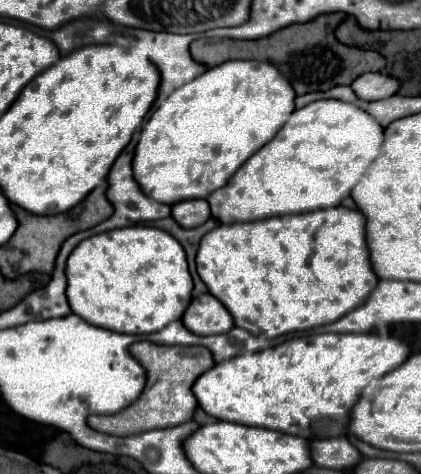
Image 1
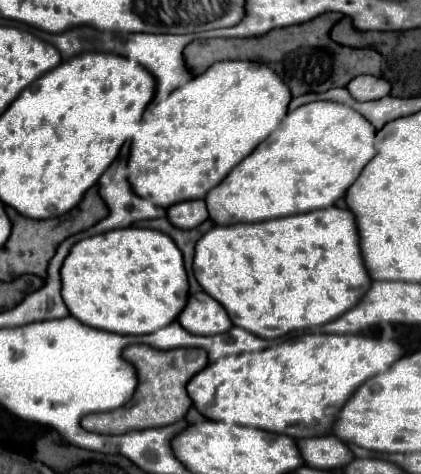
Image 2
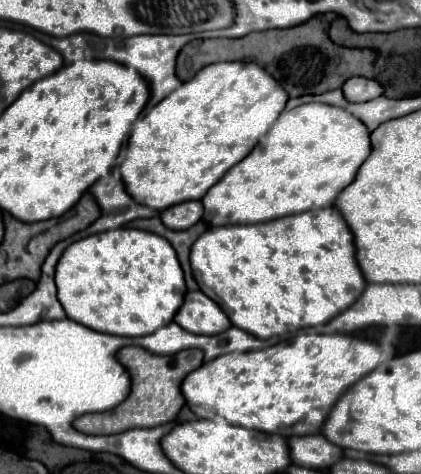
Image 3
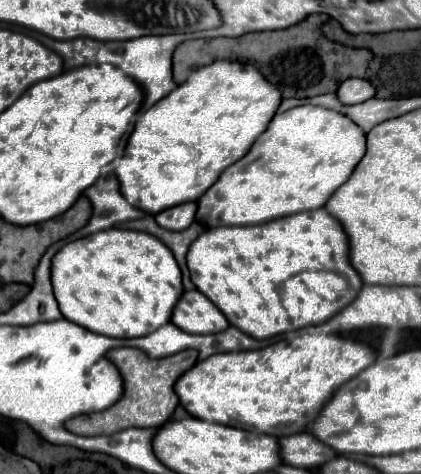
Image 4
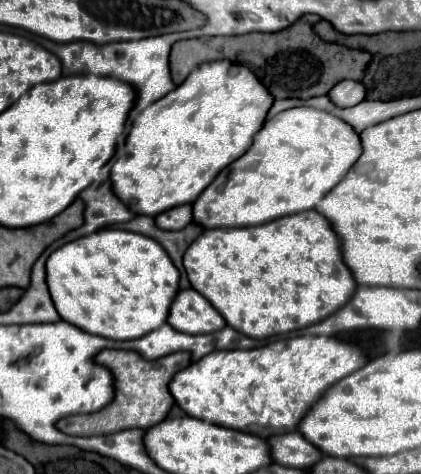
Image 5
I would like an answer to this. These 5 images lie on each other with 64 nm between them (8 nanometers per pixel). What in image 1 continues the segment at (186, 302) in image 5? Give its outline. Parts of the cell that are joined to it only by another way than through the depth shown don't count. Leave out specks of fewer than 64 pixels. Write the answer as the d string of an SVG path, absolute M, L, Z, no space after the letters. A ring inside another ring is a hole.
M210 294L194 298L188 306L188 312L184 312L182 322L190 332L196 332L200 336L224 334L234 326L234 320L224 304Z

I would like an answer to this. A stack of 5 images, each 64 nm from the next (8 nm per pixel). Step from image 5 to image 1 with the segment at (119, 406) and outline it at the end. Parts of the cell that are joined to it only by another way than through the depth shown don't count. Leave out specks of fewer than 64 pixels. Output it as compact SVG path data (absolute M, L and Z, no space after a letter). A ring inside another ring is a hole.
M148 340L132 344L130 352L144 366L148 374L148 384L144 392L134 404L130 404L118 414L90 416L88 426L112 436L132 436L132 434L142 434L154 428L168 428L168 426L190 422L198 406L192 386L200 374L204 374L216 364L212 358L212 352L206 346L164 346L164 344L154 344Z

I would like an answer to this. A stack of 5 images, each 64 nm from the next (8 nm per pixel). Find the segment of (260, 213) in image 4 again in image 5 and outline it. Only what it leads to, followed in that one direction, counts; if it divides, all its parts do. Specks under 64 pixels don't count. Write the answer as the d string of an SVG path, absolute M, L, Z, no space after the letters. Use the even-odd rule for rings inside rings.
M290 108L274 118L266 120L262 130L254 136L252 146L240 160L232 162L224 168L216 180L198 196L192 204L194 222L204 228L222 228L222 226L256 226L280 216L312 210L342 178L348 174L352 164L362 154L362 140L358 132L346 124L344 120L336 118L330 112L318 108Z

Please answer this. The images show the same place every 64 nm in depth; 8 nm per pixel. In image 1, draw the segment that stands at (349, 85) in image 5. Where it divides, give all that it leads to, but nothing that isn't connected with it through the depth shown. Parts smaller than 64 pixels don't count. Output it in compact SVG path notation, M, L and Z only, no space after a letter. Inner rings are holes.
M368 72L352 82L352 90L360 100L382 100L390 98L400 90L400 80L380 72Z

